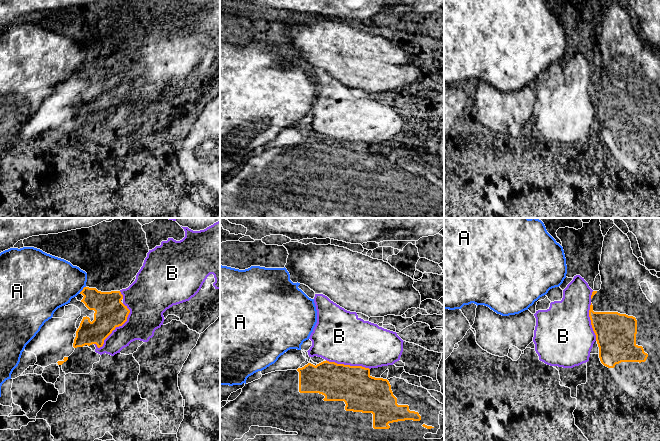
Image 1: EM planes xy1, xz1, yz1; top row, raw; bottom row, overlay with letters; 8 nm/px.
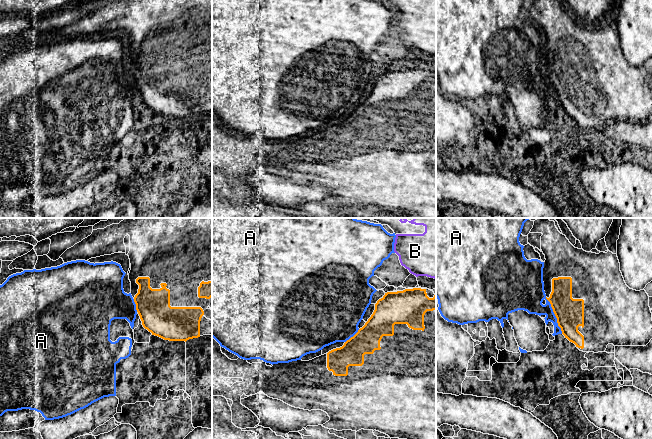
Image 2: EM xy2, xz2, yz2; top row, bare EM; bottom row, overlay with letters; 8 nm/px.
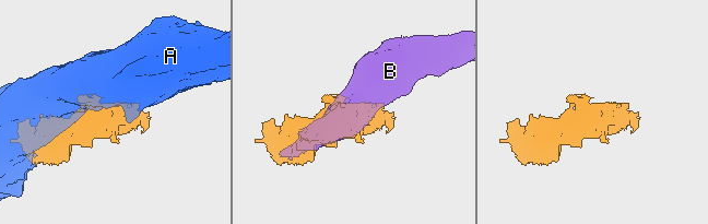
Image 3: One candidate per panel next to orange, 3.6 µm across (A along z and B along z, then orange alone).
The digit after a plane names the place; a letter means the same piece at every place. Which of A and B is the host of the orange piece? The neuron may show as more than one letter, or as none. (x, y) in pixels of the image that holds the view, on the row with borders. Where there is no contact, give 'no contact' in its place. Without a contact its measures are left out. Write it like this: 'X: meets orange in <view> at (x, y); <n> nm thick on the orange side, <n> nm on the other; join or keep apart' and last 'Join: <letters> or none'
A: meets orange in yz2 at (555, 315); 220 nm thick on the orange side, 220 nm on the other; keep apart
B: meets orange in xy1 at (115, 327); 240 nm thick on the orange side, 260 nm on the other; keep apart
Join: none

